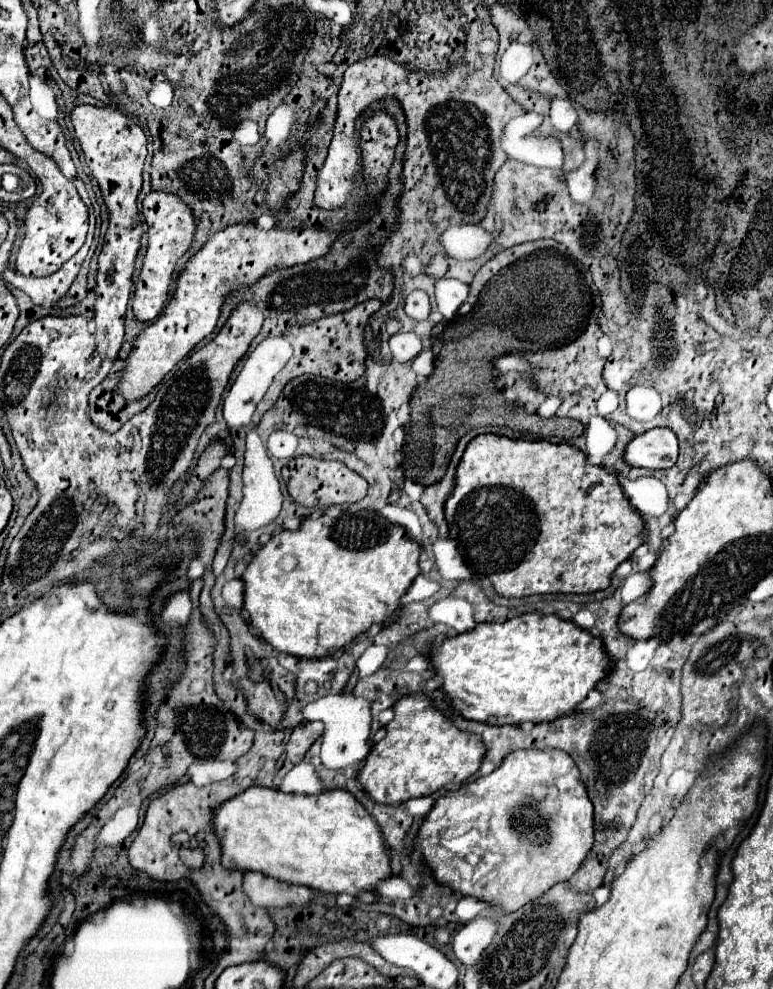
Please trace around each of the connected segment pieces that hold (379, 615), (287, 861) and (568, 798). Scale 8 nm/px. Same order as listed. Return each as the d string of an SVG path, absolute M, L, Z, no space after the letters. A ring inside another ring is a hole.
M362 509L352 513L352 517L344 511L334 519L328 515L304 519L298 531L282 531L274 535L272 541L248 563L242 575L246 585L244 609L250 613L252 627L260 629L262 639L274 649L296 657L322 659L350 645L360 633L370 631L372 625L388 625L398 617L402 595L422 573L418 565L420 551L420 543L416 541L414 545L412 535L404 527L386 519L382 521L378 511L368 513L368 509ZM284 555L296 555L298 559L296 567L288 573L280 569L280 559Z
M252 787L216 809L214 831L222 843L224 867L238 871L262 871L268 877L292 881L294 885L308 885L322 893L358 895L362 891L372 891L376 883L394 875L380 825L352 793L340 789L318 795L298 795Z
M518 749L504 757L502 765L490 775L438 797L418 831L416 843L420 845L422 861L430 865L440 883L452 887L456 893L484 899L508 913L544 895L552 885L568 881L578 871L594 843L592 813L592 801L580 779L580 769L566 751Z

